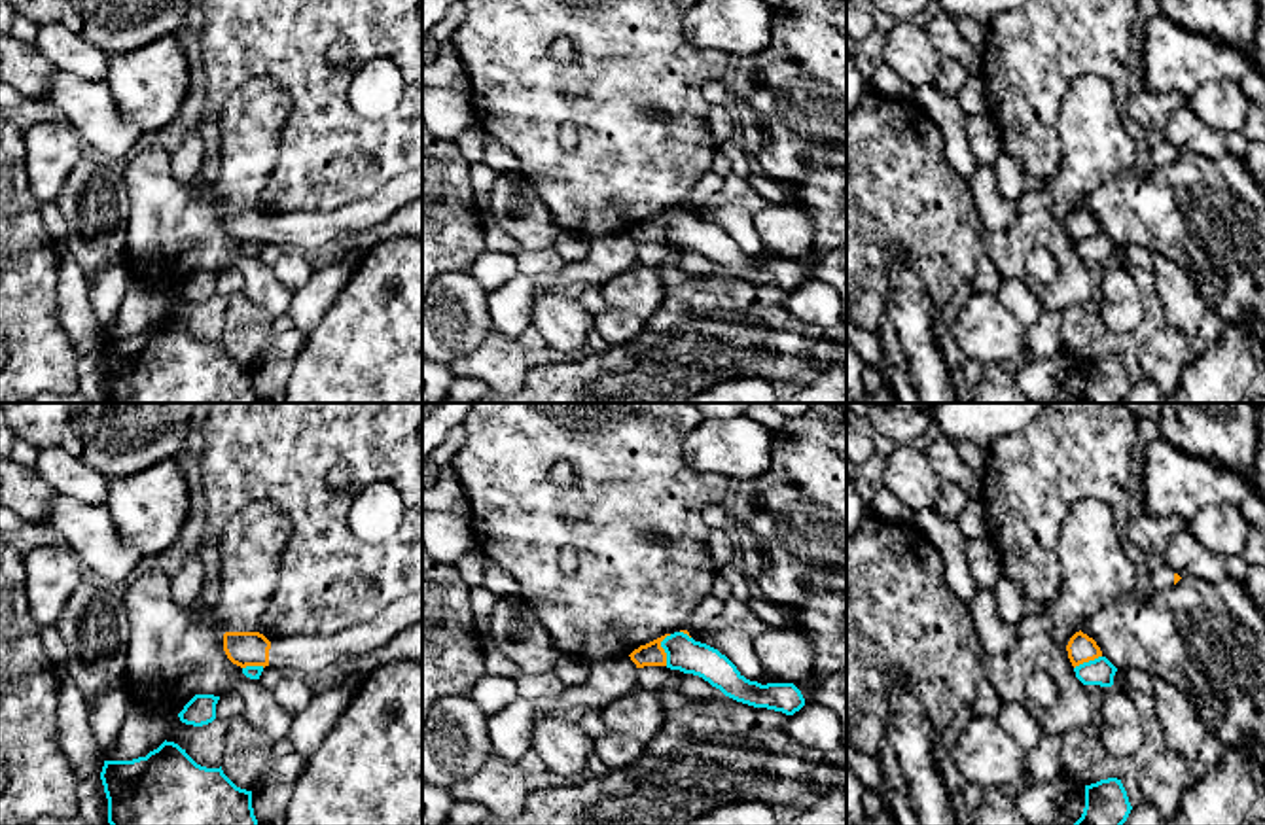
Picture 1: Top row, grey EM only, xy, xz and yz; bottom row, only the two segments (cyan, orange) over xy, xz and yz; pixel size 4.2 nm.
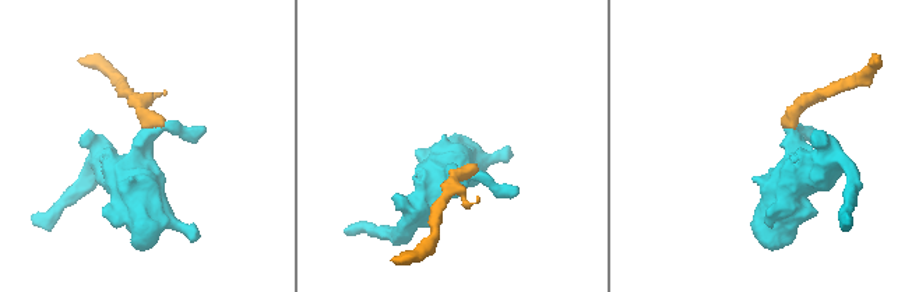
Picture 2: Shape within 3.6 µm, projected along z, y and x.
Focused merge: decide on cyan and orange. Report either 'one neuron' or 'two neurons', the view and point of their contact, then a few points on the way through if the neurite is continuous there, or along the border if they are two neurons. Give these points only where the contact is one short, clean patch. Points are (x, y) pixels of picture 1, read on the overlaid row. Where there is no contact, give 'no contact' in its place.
two neurons | xz (663, 648) | along xz (671, 634), (661, 642), (667, 665)

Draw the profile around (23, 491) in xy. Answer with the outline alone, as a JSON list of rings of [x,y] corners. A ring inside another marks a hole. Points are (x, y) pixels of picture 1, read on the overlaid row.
[[[0,456],[0,505],[28,524],[44,526],[47,530],[44,539],[57,539],[47,524],[49,503],[55,494],[34,467]]]

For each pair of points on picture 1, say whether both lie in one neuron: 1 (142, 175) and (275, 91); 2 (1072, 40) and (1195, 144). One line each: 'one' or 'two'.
1: one
2: two

